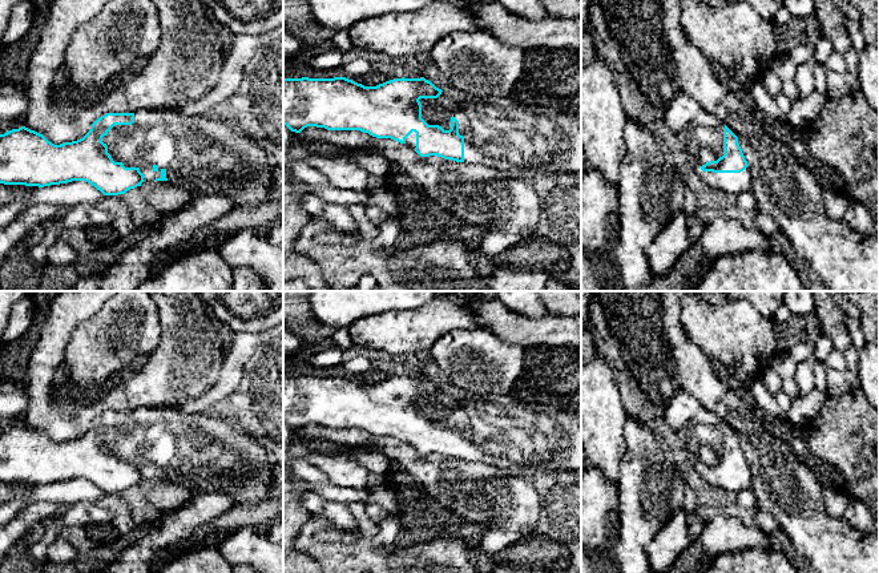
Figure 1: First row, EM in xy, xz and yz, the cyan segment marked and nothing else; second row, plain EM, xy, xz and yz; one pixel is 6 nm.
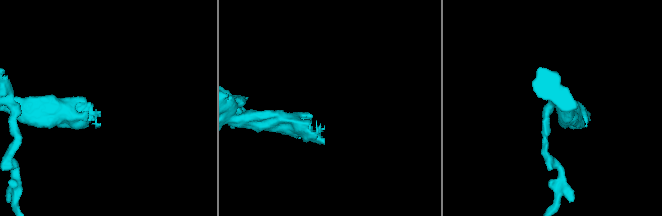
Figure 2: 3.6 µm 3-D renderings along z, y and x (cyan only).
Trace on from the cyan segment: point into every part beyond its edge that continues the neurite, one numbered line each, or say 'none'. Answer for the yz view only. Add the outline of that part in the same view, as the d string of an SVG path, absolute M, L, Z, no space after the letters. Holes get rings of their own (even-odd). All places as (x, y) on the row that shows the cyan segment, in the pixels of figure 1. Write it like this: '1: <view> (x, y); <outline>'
1: yz (701, 141); M699 109L689 125L677 133L677 141L684 154L684 161L709 186L734 195L751 190L753 177L749 166L741 173L703 172L702 165L717 161L723 156L725 124Z

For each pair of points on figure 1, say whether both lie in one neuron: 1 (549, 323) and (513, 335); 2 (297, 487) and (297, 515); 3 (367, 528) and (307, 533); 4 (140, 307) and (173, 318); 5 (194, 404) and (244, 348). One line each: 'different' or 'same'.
1: same
2: same
3: different
4: different
5: same

